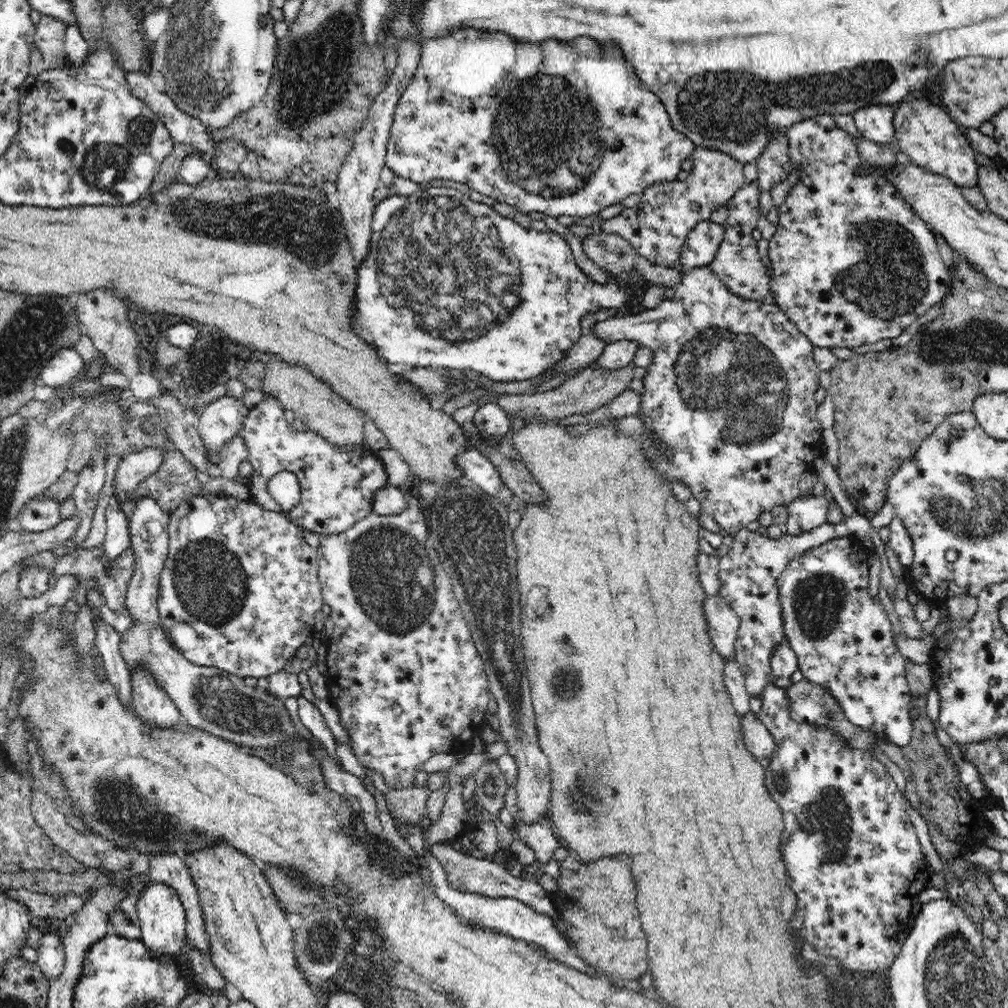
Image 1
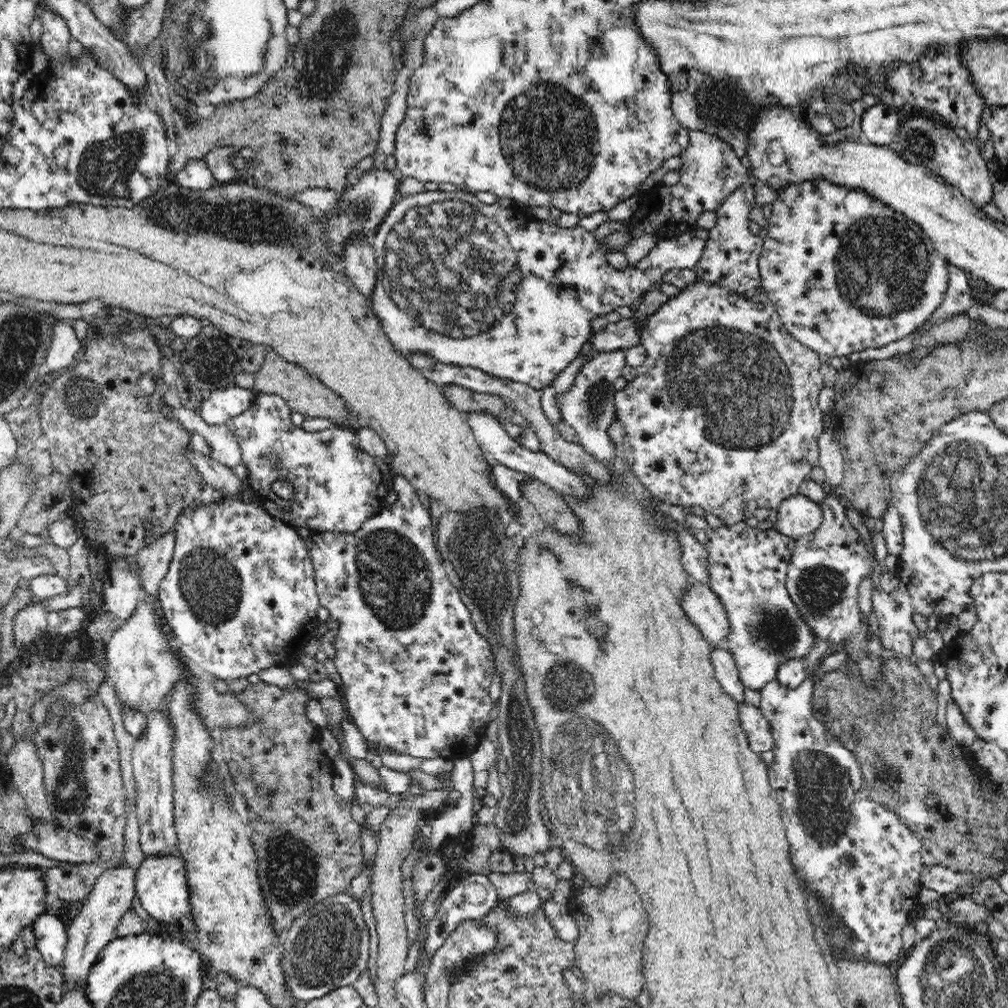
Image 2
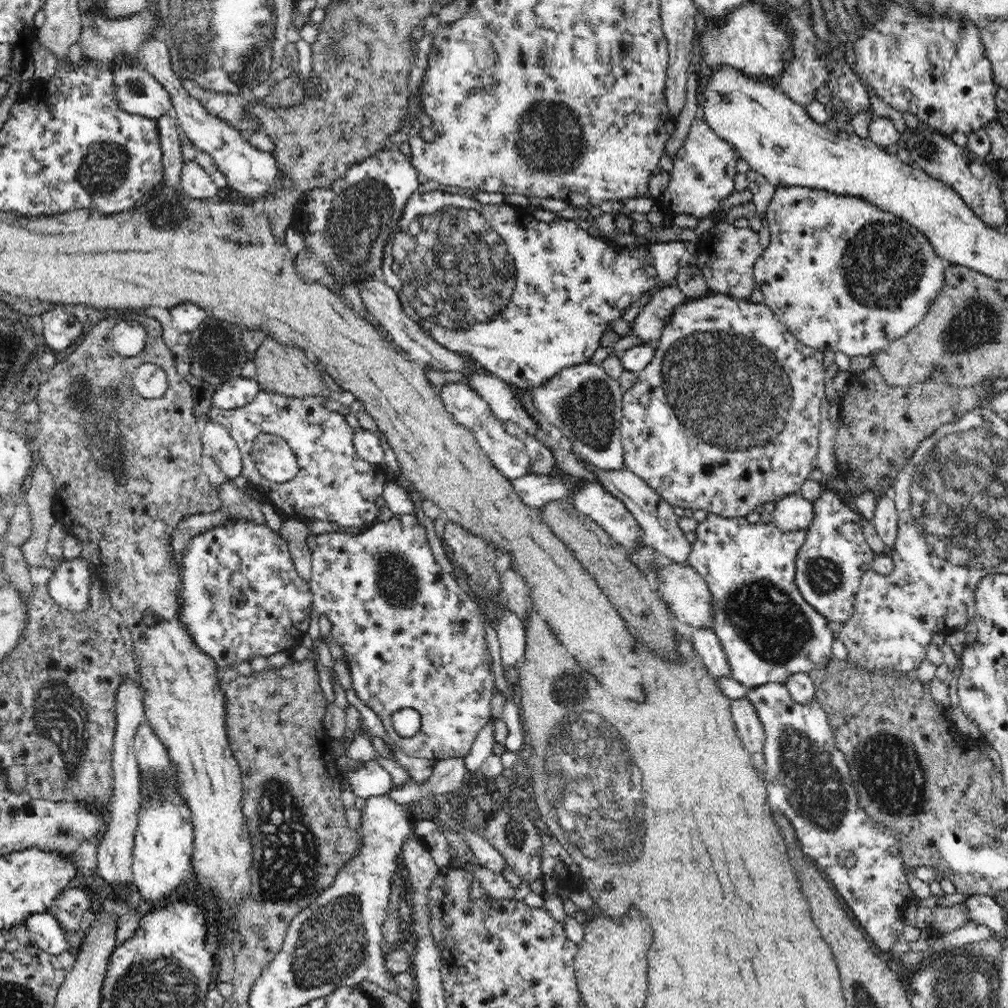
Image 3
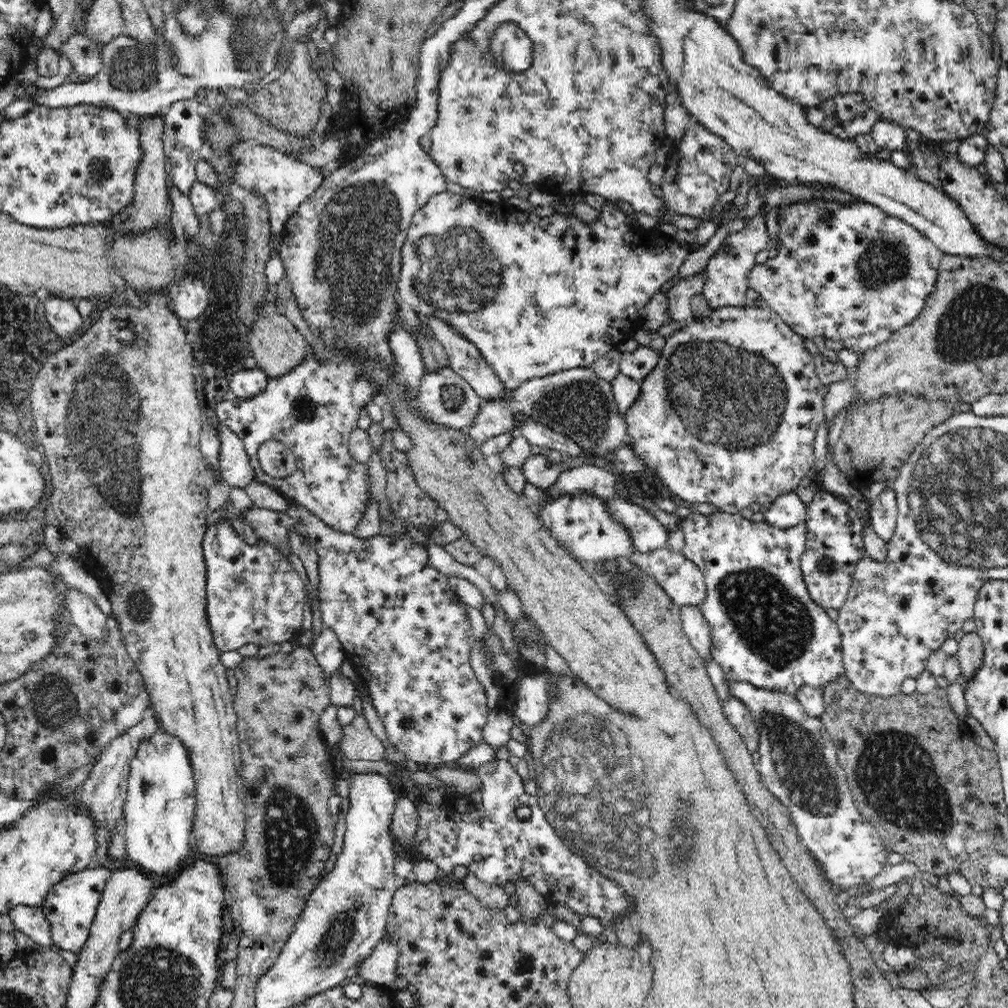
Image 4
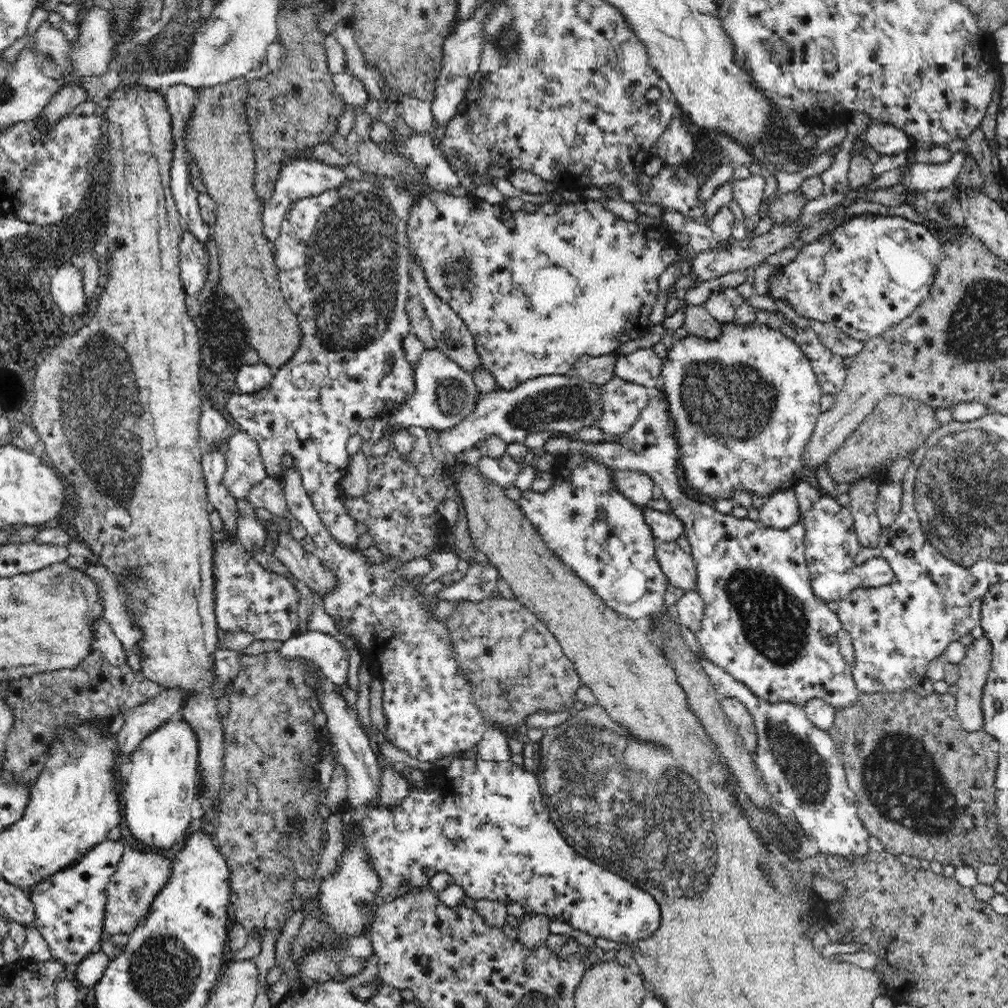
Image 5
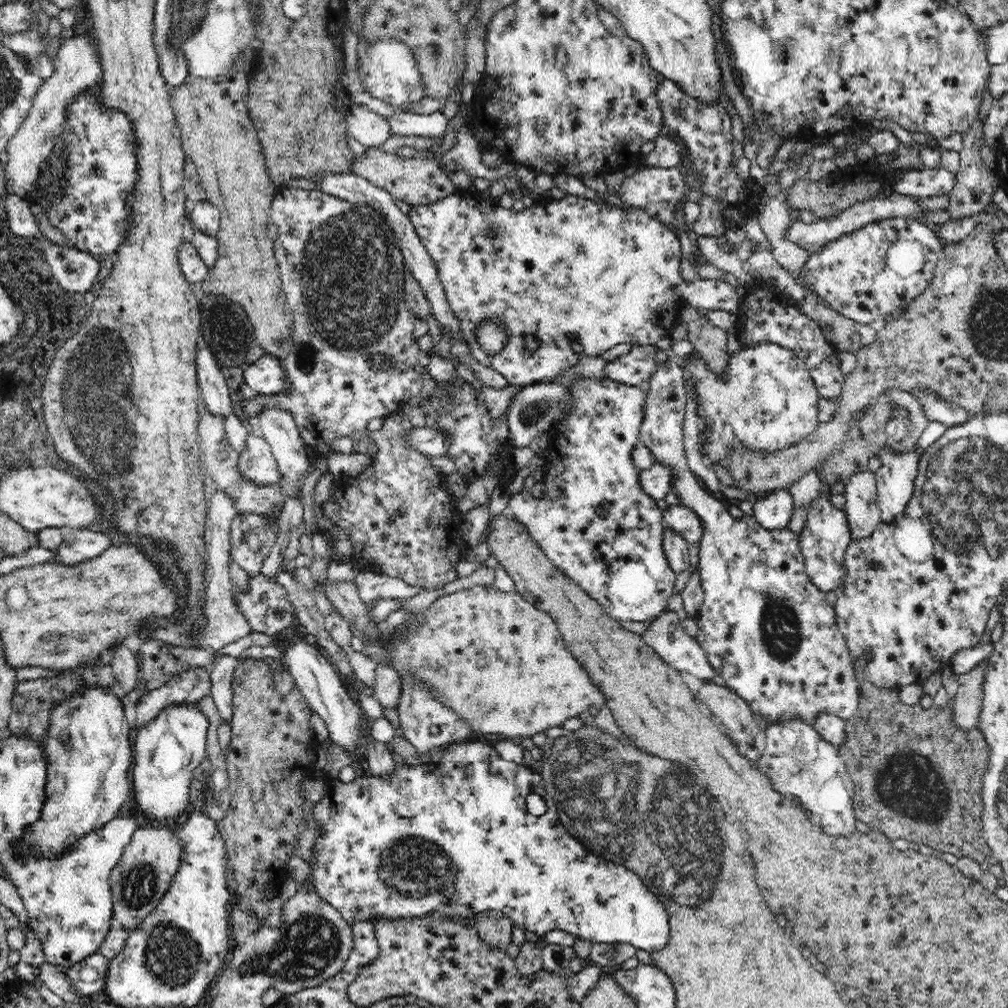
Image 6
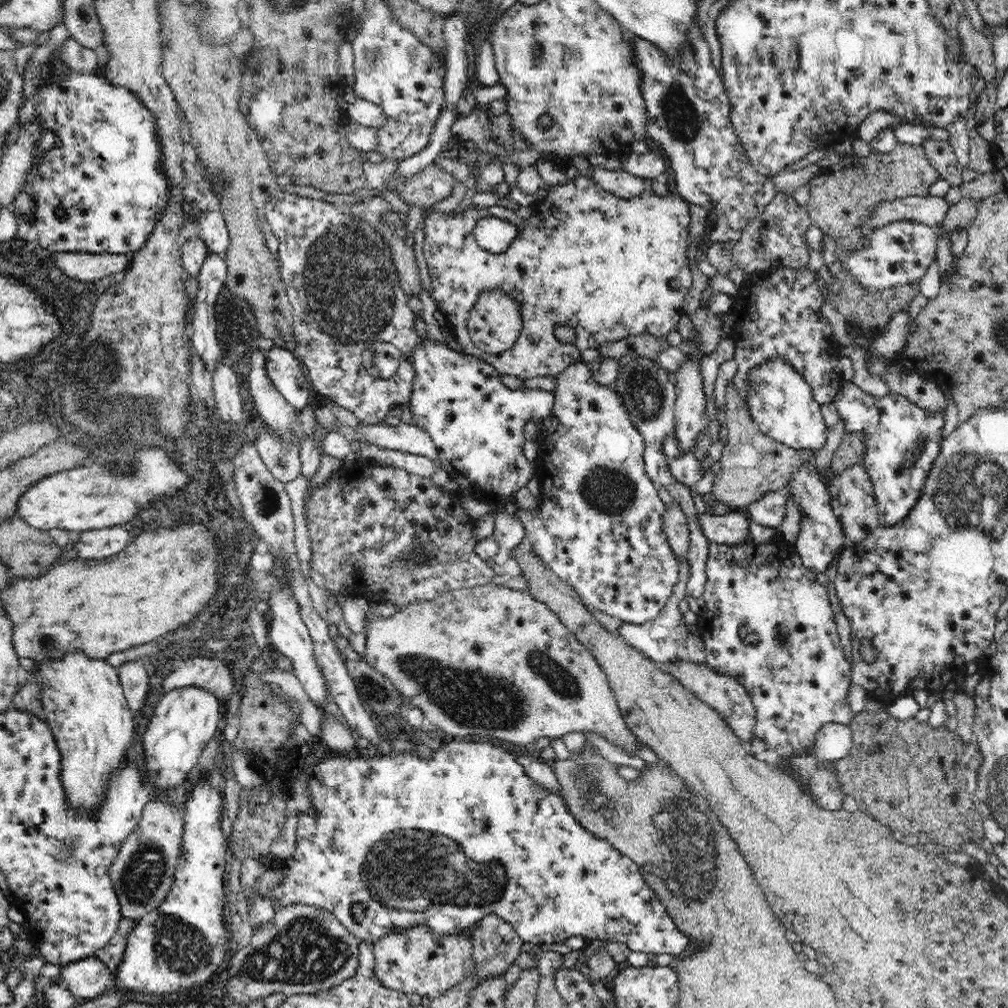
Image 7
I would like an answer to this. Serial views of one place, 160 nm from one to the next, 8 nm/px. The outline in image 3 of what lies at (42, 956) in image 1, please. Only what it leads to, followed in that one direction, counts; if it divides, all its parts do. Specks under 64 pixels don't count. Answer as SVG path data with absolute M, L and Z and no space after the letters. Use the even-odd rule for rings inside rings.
M48 912L33 913L22 923L34 946L50 953L68 951L68 941L58 922Z

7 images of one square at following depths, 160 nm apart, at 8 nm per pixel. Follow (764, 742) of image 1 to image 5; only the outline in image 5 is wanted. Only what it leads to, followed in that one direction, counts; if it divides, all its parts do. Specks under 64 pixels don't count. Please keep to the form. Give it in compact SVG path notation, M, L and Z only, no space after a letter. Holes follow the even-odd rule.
M720 696L719 704L730 722L736 726L745 748L753 753L757 748L757 730L748 708L739 699L723 696Z

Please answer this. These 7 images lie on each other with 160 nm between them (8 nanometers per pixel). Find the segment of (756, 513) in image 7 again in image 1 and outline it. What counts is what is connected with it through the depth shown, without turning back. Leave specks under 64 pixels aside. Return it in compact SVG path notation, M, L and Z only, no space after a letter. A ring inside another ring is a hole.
M806 495L803 499L794 499L787 505L785 534L799 535L826 523L828 506L830 502L824 496Z

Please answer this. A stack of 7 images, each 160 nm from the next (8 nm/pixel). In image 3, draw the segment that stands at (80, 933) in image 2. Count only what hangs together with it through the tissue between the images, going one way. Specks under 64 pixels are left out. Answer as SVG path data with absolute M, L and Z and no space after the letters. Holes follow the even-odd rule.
M128 683L123 688L124 700L120 700L119 723L116 727L115 747L111 760L113 768L112 794L109 798L106 832L103 841L97 849L98 873L112 887L123 887L130 885L133 889L132 847L134 832L136 830L136 806L137 793L141 784L139 773L136 768L136 755L134 755L133 742L140 725L140 720L145 716L143 710L143 689Z

